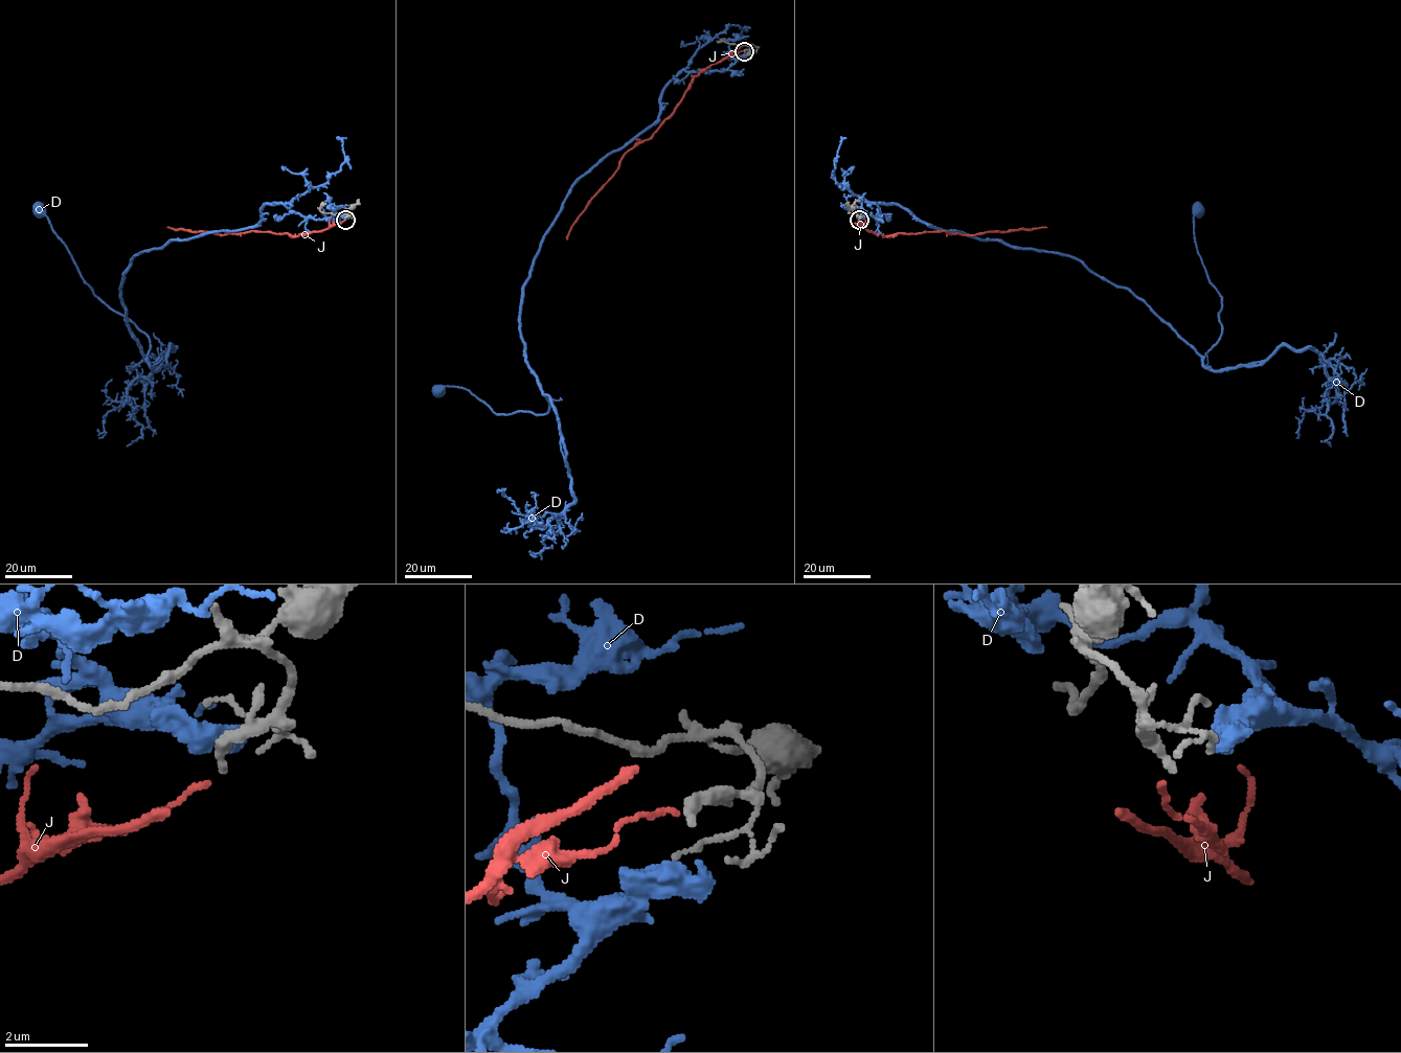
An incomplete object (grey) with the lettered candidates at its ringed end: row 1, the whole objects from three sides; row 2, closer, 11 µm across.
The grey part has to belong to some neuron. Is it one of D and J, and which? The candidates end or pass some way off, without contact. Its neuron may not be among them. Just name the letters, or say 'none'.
none

